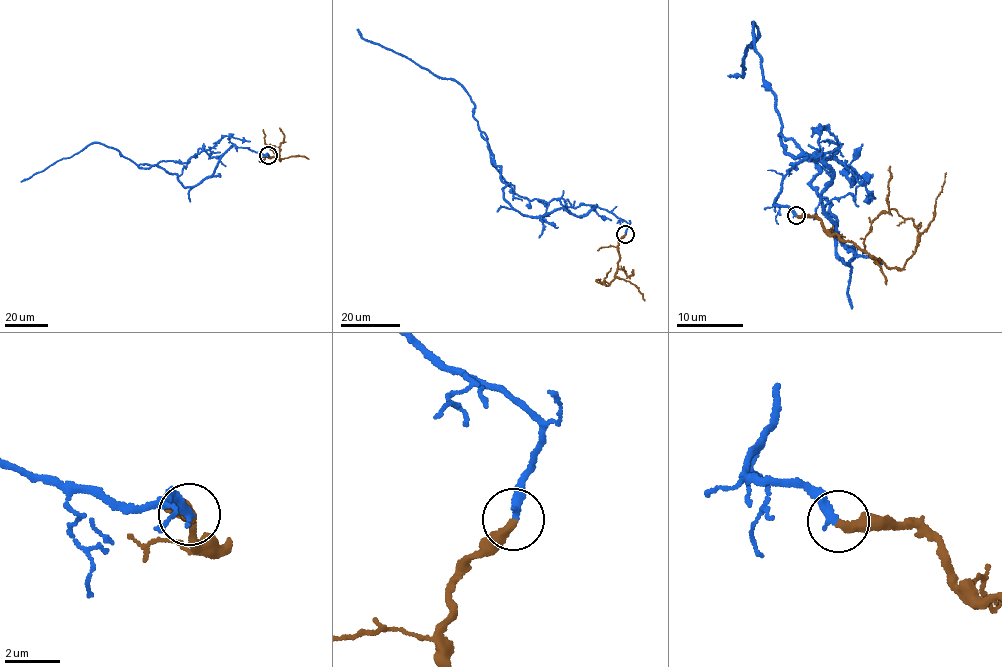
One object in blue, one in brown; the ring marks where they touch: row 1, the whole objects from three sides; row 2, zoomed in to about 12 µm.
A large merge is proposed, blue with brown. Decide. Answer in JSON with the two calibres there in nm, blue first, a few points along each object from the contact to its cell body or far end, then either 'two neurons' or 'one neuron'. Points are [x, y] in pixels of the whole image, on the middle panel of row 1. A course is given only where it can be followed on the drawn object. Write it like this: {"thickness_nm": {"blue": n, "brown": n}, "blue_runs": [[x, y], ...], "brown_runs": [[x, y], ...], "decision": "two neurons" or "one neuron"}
{"thickness_nm": {"blue": 320, "brown": 360}, "blue_runs": [[625, 234], [628, 224], [599, 207], [535, 216], [513, 207], [467, 92], [358, 28]], "brown_runs": [[625, 234], [618, 241], [619, 261], [615, 277], [607, 286], [596, 280], [600, 279]], "decision": "one neuron"}

